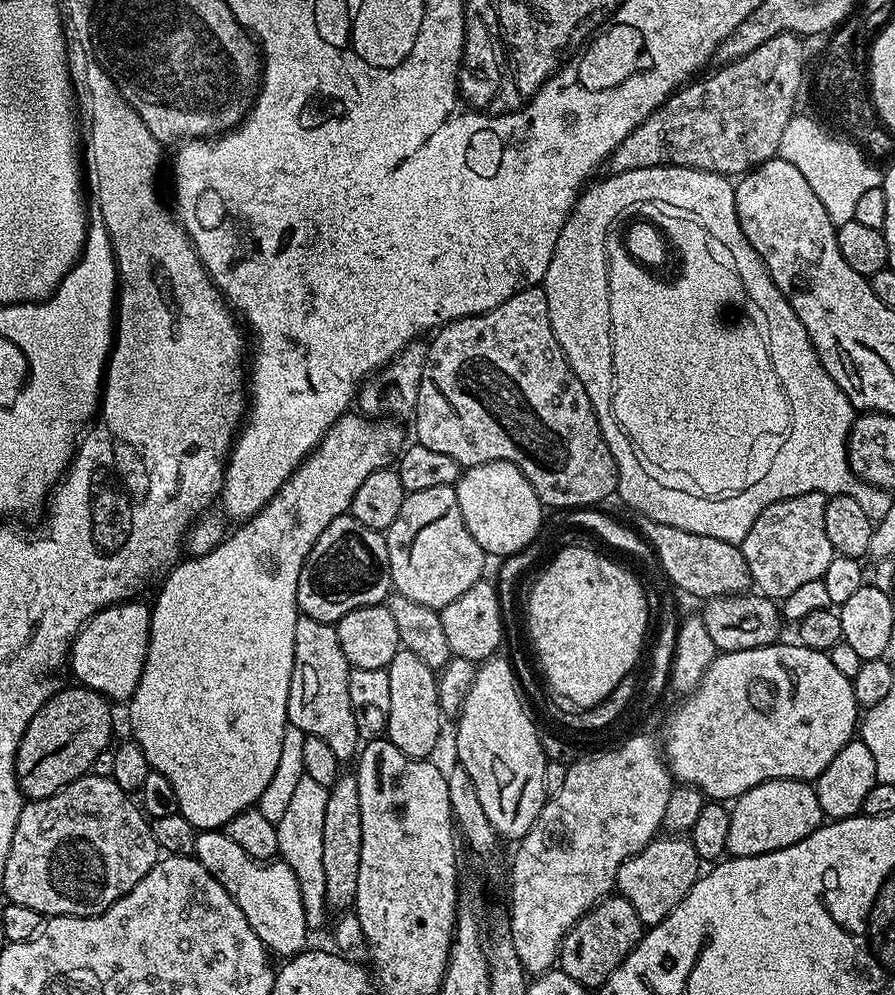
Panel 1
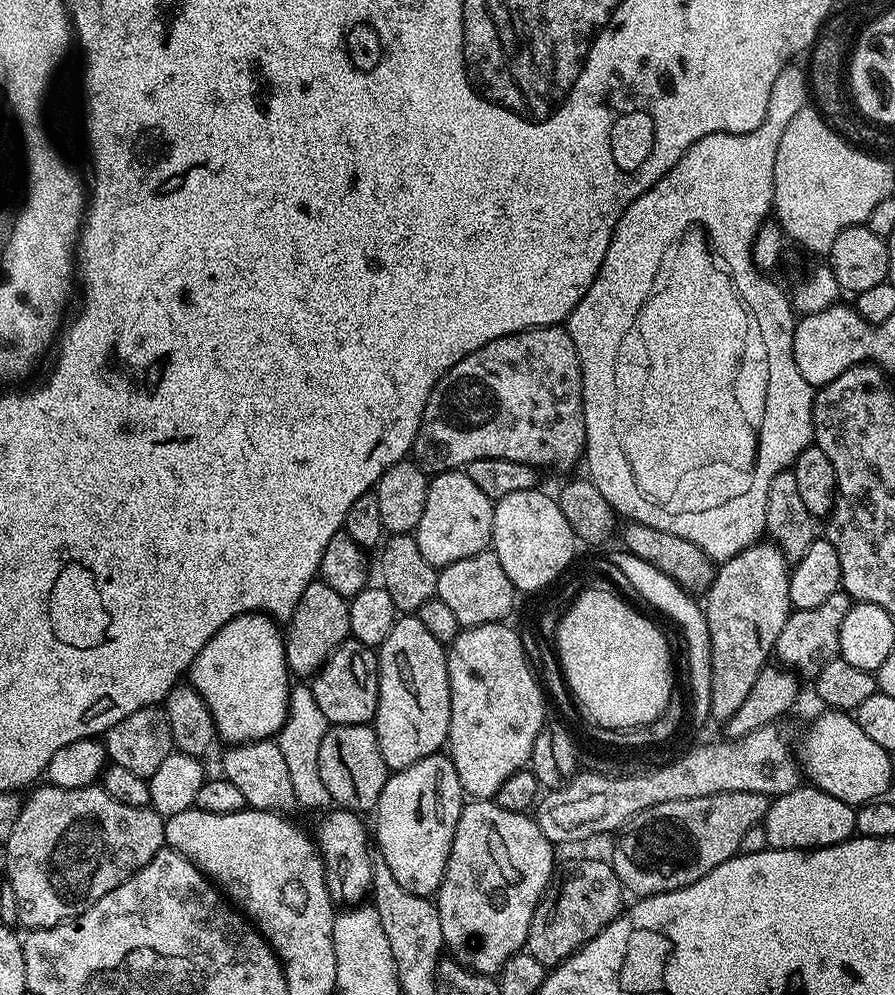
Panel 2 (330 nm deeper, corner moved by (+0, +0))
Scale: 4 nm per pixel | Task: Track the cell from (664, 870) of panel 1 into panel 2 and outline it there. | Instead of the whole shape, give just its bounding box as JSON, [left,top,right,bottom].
[610,790,769,898]

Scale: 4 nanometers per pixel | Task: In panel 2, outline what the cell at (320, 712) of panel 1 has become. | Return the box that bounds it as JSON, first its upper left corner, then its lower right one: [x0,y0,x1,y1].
[284,578,350,678]

